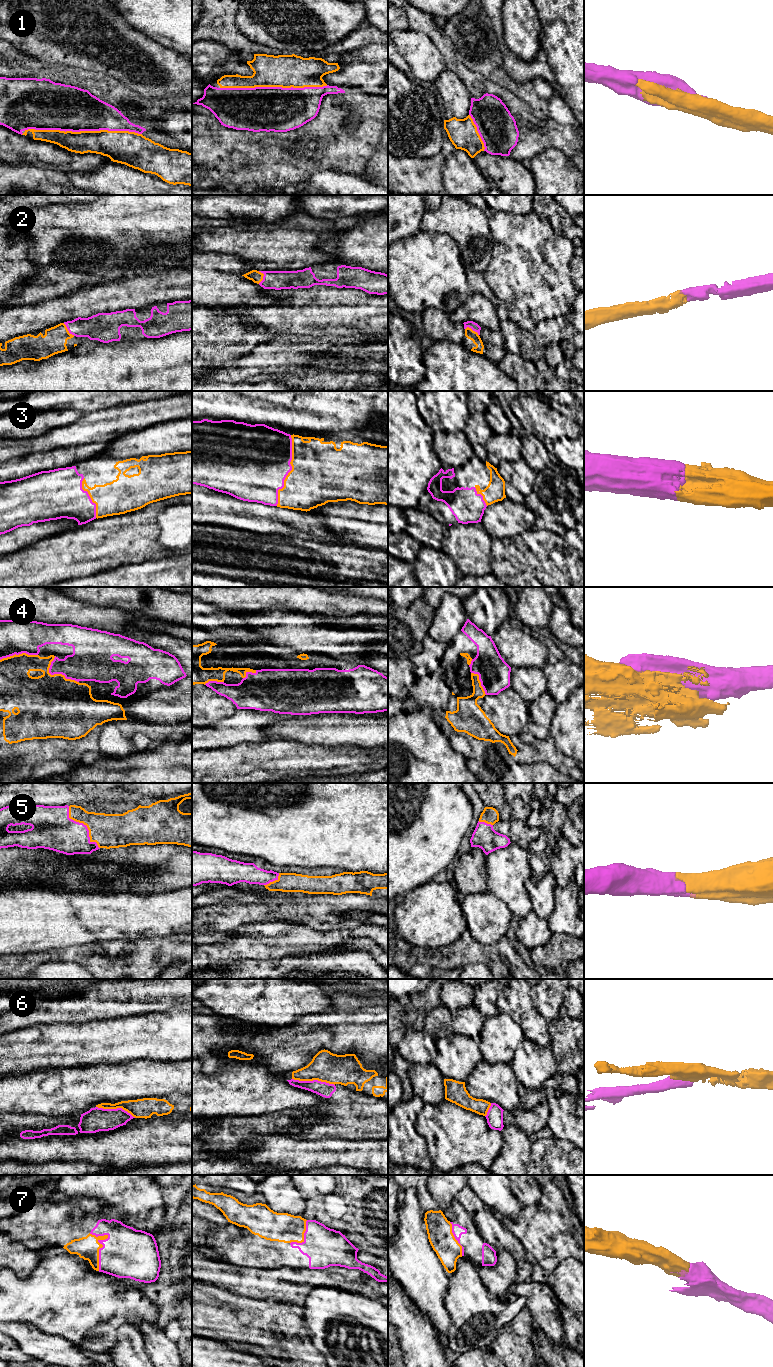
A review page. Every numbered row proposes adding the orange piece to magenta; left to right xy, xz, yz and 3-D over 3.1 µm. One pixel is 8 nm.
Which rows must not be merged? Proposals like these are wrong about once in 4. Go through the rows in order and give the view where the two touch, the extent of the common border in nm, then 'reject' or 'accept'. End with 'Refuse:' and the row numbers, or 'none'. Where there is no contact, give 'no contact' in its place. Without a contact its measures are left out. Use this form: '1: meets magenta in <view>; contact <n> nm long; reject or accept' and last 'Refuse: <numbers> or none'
1: meets magenta in xy; contact 950 nm long; accept
2: meets magenta in xy; contact 140 nm long; accept
3: meets magenta in xz; contact 600 nm long; accept
4: meets magenta in xy; contact 300 nm long; reject
5: meets magenta in xy; contact 420 nm long; accept
6: meets magenta in xz; contact 340 nm long; reject
7: meets magenta in xy; contact 320 nm long; accept
Refuse: 4, 6

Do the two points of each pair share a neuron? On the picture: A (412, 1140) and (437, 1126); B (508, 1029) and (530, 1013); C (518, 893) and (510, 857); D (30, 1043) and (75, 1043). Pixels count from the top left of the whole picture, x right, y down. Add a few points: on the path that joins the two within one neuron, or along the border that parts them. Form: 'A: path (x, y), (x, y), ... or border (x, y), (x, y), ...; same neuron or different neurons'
A: border (420, 1111), (416, 1131), (425, 1140), (430, 1156); different neurons
B: border (500, 1011), (506, 1012), (513, 1019), (525, 1037); different neurons
C: path (510, 884), (510, 866); same neuron
D: path (41, 1043), (64, 1043); same neuron

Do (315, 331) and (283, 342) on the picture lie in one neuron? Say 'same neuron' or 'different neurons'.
different neurons

